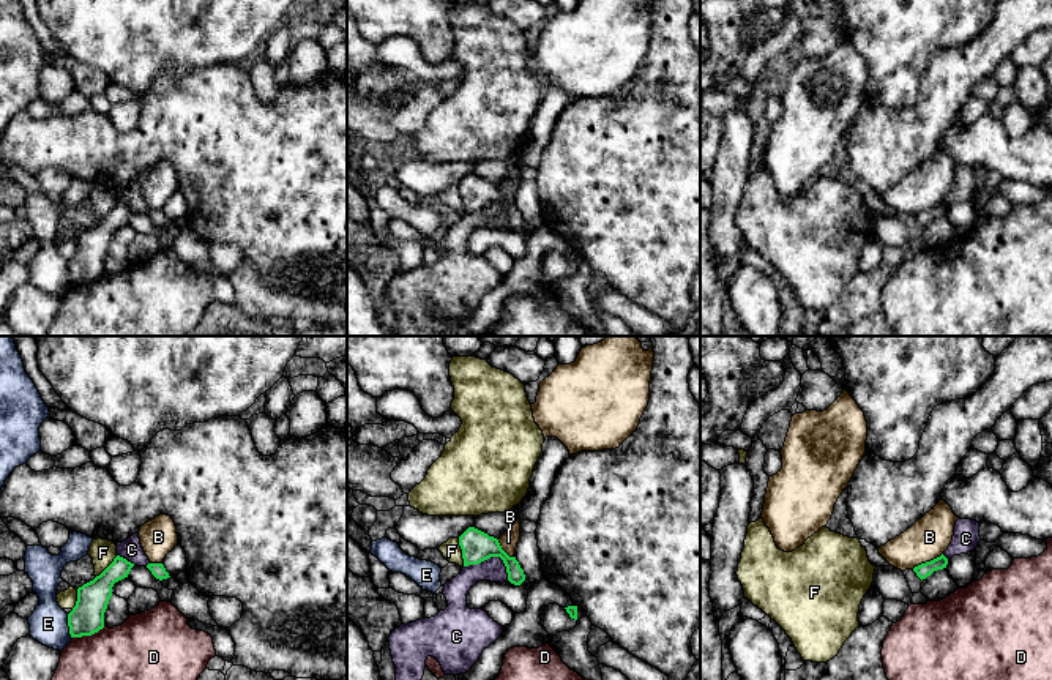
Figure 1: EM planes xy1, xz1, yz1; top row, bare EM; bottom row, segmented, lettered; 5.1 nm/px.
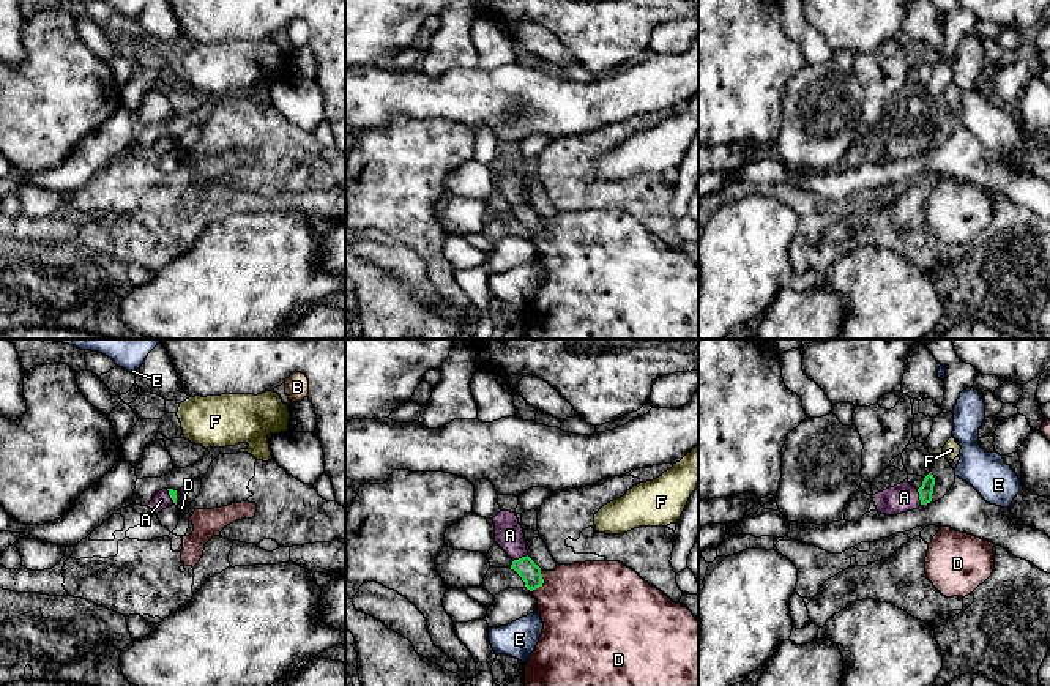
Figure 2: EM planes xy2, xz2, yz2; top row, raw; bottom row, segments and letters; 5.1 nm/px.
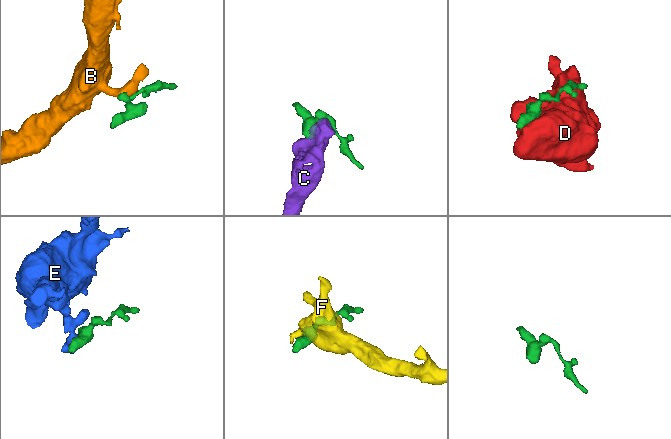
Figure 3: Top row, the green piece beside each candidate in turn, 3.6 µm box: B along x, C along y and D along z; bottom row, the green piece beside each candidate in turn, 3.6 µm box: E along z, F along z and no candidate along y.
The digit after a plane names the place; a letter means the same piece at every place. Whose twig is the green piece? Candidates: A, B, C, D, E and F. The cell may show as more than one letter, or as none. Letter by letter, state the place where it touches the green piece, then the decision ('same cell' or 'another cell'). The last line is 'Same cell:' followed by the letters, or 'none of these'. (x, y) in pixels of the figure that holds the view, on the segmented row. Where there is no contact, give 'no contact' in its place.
A: contact yz2 (919, 497); same cell
B: contact yz1 (926, 562); another cell
C: contact xz1 (494, 556); another cell
D: contact xy1 (89, 635); another cell
E: contact xy1 (70, 627); another cell
F: contact xz1 (462, 552); another cell
Same cell: A

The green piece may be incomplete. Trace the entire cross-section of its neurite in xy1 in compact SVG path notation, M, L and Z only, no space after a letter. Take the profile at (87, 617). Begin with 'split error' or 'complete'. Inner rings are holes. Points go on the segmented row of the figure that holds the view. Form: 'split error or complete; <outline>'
complete; M117 555L93 581L77 588L77 601L68 614L71 637L91 636L104 628L104 612L115 582L128 577L134 563Z

